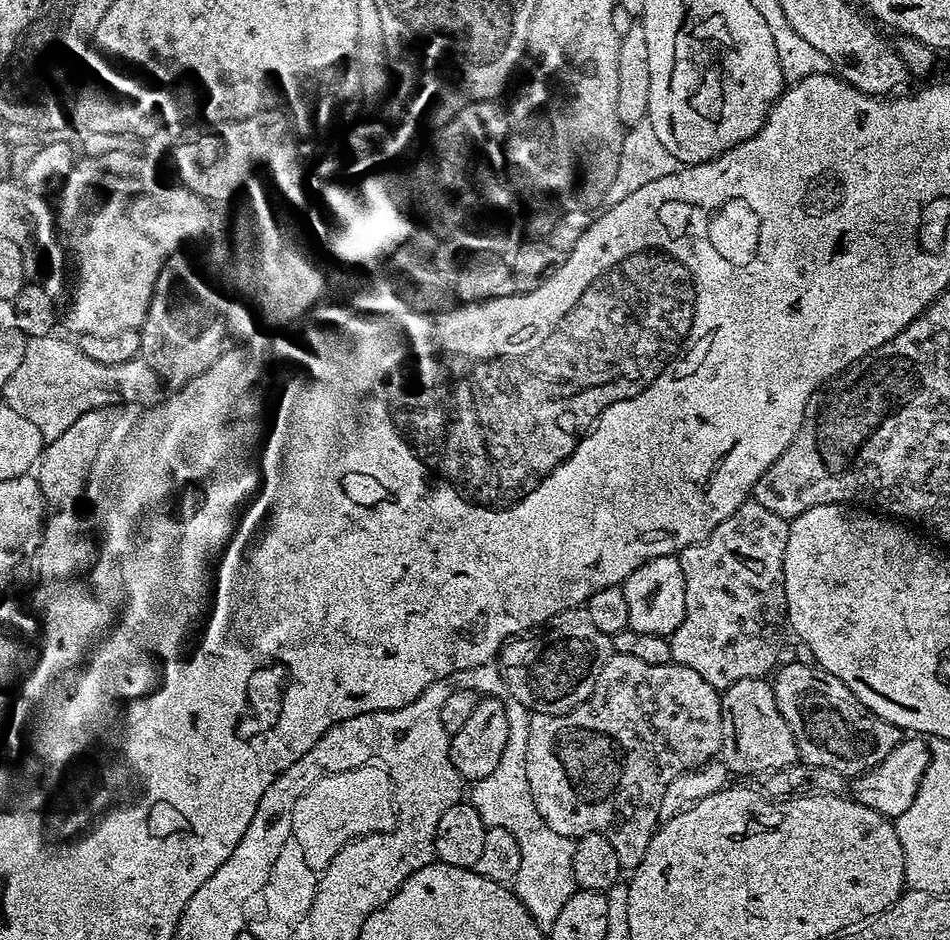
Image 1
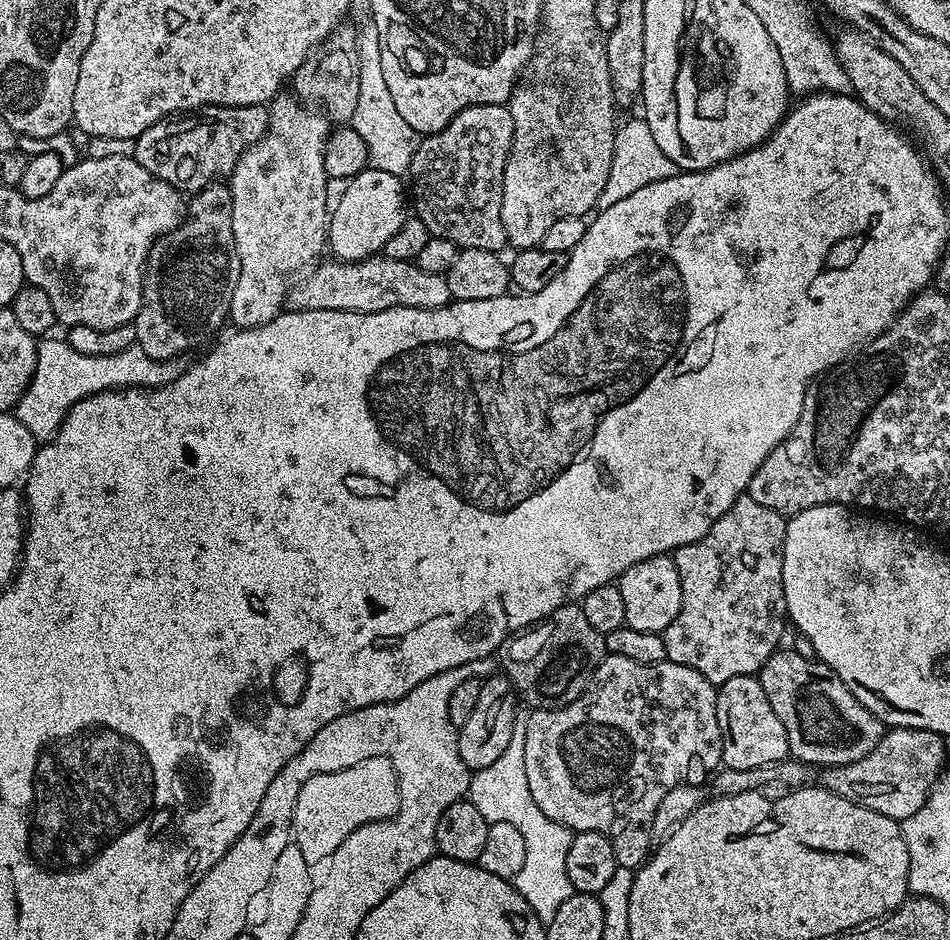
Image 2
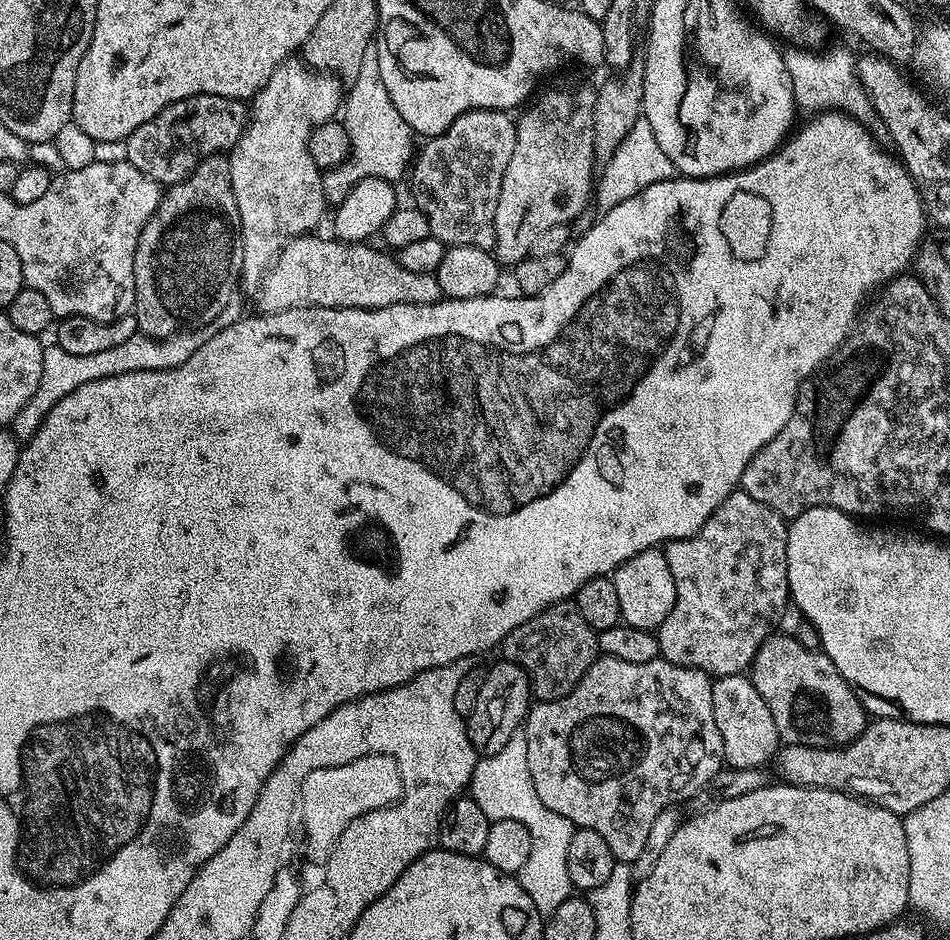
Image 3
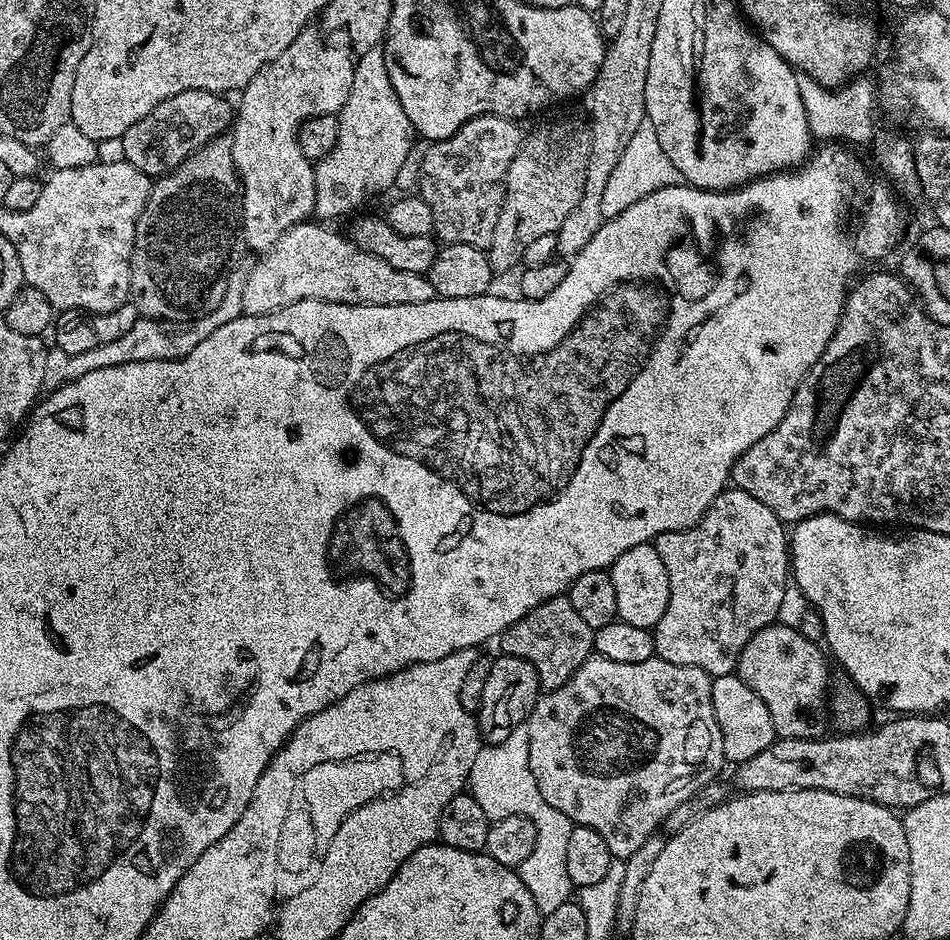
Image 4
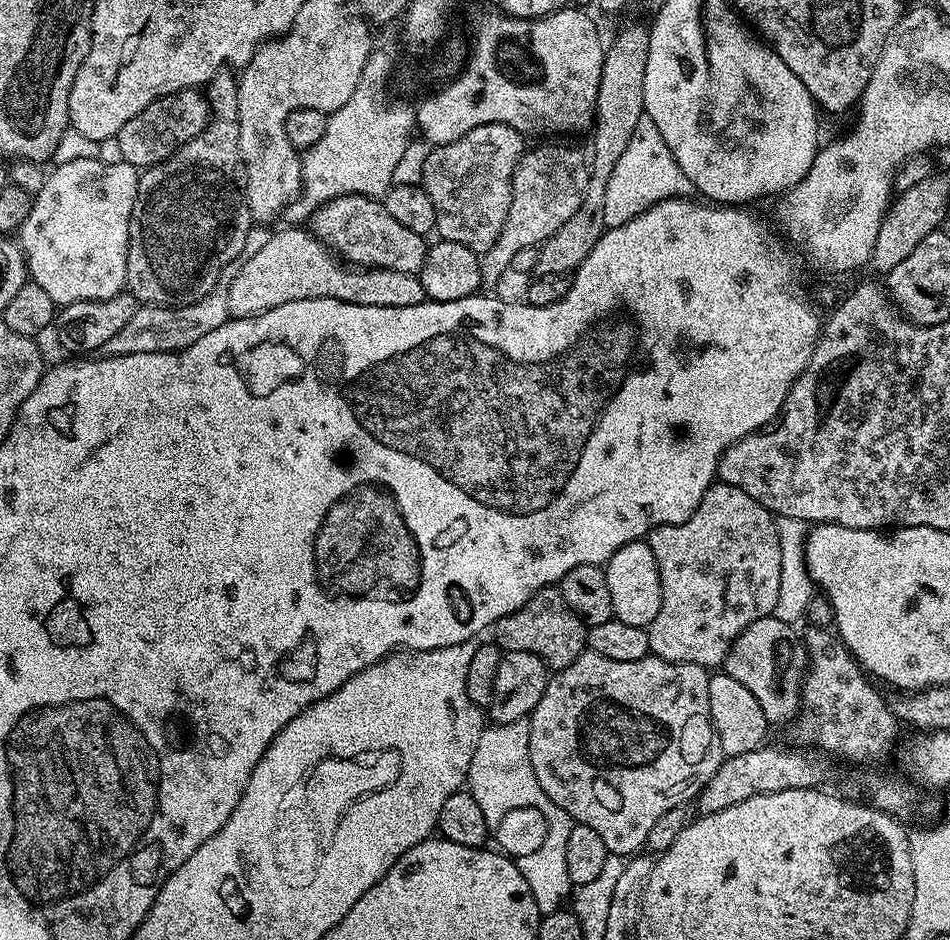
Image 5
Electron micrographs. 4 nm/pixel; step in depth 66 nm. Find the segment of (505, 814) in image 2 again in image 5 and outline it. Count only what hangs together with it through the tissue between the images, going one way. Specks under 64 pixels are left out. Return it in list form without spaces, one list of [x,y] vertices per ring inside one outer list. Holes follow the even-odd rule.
[[[522,719],[509,724],[492,724],[485,727],[478,738],[478,746],[474,746],[474,758],[470,758],[467,791],[476,788],[476,795],[480,796],[478,806],[484,808],[484,780],[508,780],[512,784],[512,792],[516,792],[516,800],[512,804],[530,806],[542,810],[546,818],[546,841],[531,854],[524,854],[515,859],[526,884],[530,886],[534,902],[541,914],[559,911],[566,896],[571,895],[572,883],[566,867],[566,842],[570,839],[570,830],[574,821],[562,806],[550,802],[550,798],[538,786],[538,778],[534,778],[534,766],[530,766],[530,734],[528,720]]]

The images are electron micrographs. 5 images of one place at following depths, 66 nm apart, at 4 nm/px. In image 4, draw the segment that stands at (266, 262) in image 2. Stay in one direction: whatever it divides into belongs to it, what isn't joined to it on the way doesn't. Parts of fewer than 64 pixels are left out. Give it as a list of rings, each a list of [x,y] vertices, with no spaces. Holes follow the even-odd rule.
[[[309,26],[306,28],[303,28],[302,31],[298,34],[298,38],[294,38],[294,42],[290,42],[290,46],[286,46],[286,50],[282,50],[282,54],[278,54],[278,58],[274,58],[272,61],[270,61],[269,64],[265,66],[262,70],[258,70],[258,74],[254,74],[254,78],[250,78],[250,82],[246,85],[246,87],[243,88],[243,90],[239,93],[238,99],[240,99],[240,108],[239,104],[238,107],[235,109],[234,112],[234,123],[231,125],[230,128],[230,139],[232,142],[232,153],[234,154],[234,166],[236,167],[236,172],[240,176],[240,205],[243,206],[242,210],[242,226],[244,227],[244,243],[247,245],[249,249],[252,248],[254,251],[256,251],[256,254],[263,254],[268,251],[269,248],[272,248],[274,246],[274,242],[278,242],[278,238],[282,238],[282,234],[286,234],[286,230],[290,230],[295,226],[295,224],[303,224],[305,221],[309,219],[313,215],[313,212],[315,210],[315,170],[314,170],[314,164],[313,161],[308,160],[306,158],[306,154],[302,154],[302,146],[298,146],[298,130],[302,126],[302,122],[304,120],[308,120],[311,118],[311,116],[336,116],[337,113],[340,111],[340,108],[343,106],[343,104],[346,102],[347,98],[350,95],[350,86],[351,82],[354,80],[354,72],[356,70],[357,61],[354,59],[353,53],[349,51],[347,47],[344,48],[331,48],[330,45],[324,44],[325,37],[321,35],[319,31],[318,33],[315,32],[315,27]]]

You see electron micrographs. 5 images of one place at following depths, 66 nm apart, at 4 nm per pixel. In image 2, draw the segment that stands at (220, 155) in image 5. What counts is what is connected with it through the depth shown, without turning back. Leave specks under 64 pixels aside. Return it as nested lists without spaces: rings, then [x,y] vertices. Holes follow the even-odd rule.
[[[213,182],[207,188],[203,188],[195,193],[187,201],[186,215],[183,217],[182,223],[176,227],[173,232],[166,232],[155,244],[152,245],[150,254],[148,255],[148,265],[144,268],[144,297],[142,298],[142,306],[138,310],[135,318],[136,326],[136,344],[142,350],[146,350],[146,354],[155,360],[174,360],[183,357],[183,352],[188,352],[191,348],[196,348],[199,344],[207,345],[213,339],[212,335],[223,326],[224,320],[229,319],[230,309],[232,307],[232,295],[234,294],[234,286],[238,282],[238,274],[240,273],[240,259],[236,253],[236,243],[234,242],[234,214],[232,213],[232,189],[227,183]]]

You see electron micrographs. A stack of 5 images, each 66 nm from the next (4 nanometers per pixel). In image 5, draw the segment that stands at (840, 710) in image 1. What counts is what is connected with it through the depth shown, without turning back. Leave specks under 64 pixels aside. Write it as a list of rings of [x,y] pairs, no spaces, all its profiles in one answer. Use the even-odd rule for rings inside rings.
[[[777,616],[758,618],[758,622],[750,622],[750,626],[738,634],[722,665],[726,675],[742,682],[742,686],[746,686],[746,690],[758,698],[758,706],[762,706],[762,714],[766,714],[772,726],[791,725],[802,707],[808,652],[798,632],[796,636],[796,630],[793,625],[782,622]]]

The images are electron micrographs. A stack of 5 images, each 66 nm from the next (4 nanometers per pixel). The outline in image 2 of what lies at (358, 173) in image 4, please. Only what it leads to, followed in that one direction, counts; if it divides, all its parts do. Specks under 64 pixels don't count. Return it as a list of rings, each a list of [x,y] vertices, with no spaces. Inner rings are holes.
[[[366,22],[363,27],[360,26],[357,33],[357,48],[359,50],[359,84],[358,84],[358,105],[352,115],[350,121],[351,127],[358,130],[362,138],[365,138],[369,143],[369,161],[371,165],[387,173],[392,173],[395,176],[401,177],[405,175],[413,161],[414,151],[417,150],[421,142],[421,135],[413,130],[413,127],[406,122],[406,118],[402,118],[397,106],[394,103],[394,98],[390,95],[390,90],[387,89],[386,78],[383,77],[382,58],[381,58],[381,40],[378,38],[377,28],[374,24]]]

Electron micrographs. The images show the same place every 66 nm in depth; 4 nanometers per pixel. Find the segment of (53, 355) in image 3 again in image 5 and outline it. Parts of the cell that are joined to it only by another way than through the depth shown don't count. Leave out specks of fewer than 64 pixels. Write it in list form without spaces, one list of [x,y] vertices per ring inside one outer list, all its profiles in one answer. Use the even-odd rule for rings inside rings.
[[[227,283],[217,284],[209,296],[182,308],[163,308],[157,304],[146,304],[137,307],[134,318],[106,342],[102,352],[105,356],[125,356],[126,354],[154,354],[155,352],[180,352],[186,346],[194,346],[198,338],[218,330],[230,319],[228,314]]]

